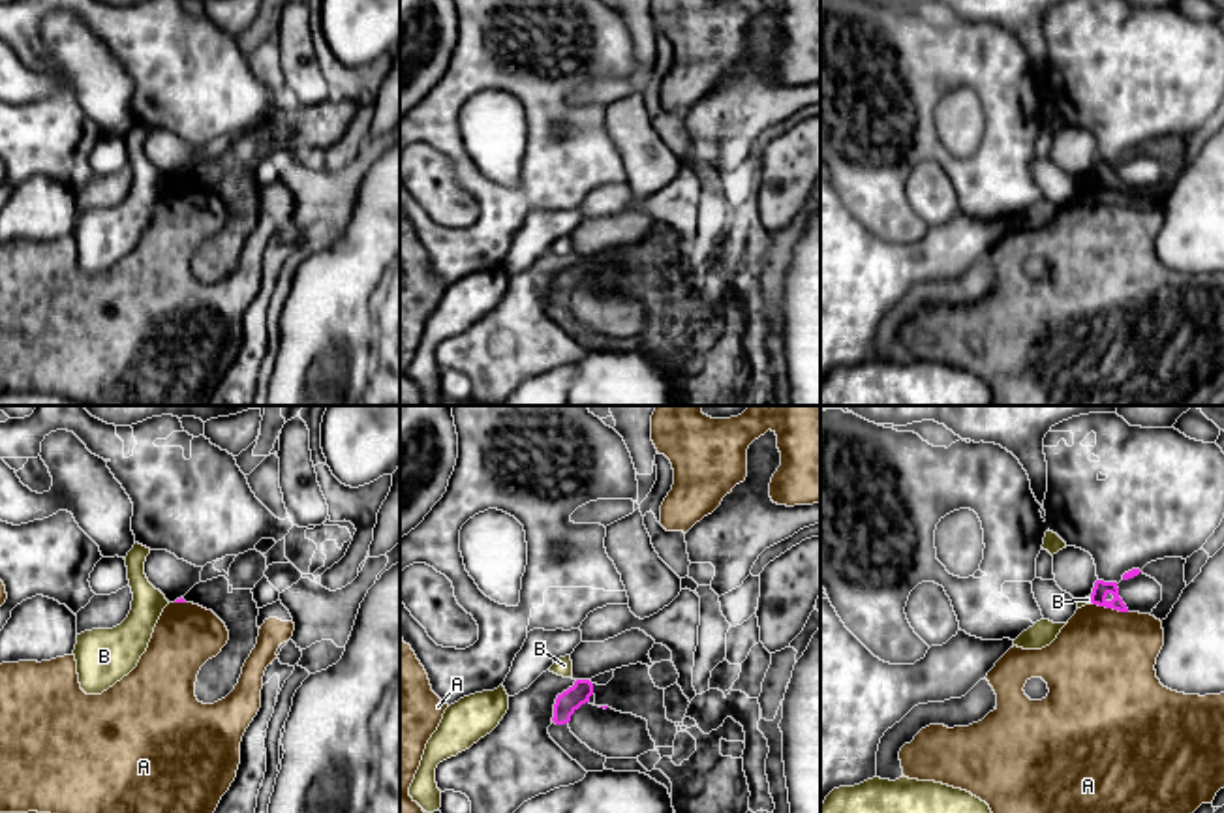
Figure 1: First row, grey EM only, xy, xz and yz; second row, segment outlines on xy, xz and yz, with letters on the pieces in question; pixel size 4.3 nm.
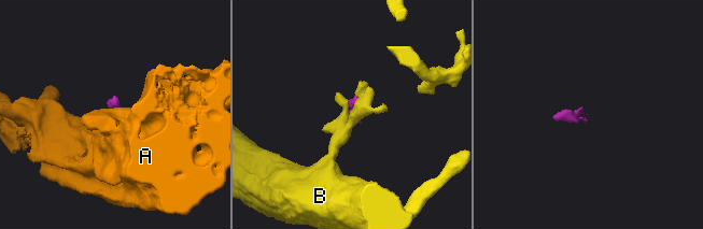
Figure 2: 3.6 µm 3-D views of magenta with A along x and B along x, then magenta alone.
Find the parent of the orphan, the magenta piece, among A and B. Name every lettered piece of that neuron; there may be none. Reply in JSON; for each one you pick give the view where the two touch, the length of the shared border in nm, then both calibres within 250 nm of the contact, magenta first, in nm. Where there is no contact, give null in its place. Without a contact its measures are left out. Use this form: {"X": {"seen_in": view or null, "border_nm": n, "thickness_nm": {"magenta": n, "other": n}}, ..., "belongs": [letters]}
{"belongs": []}

